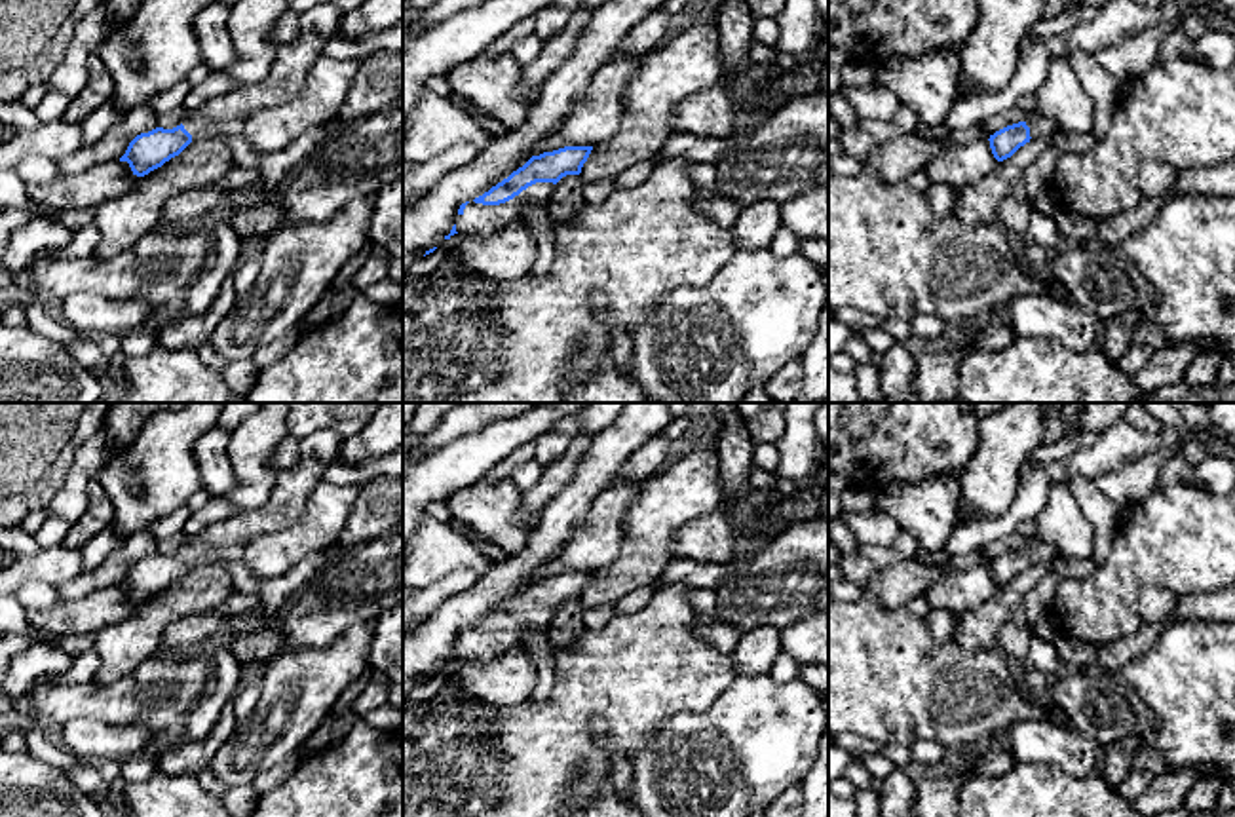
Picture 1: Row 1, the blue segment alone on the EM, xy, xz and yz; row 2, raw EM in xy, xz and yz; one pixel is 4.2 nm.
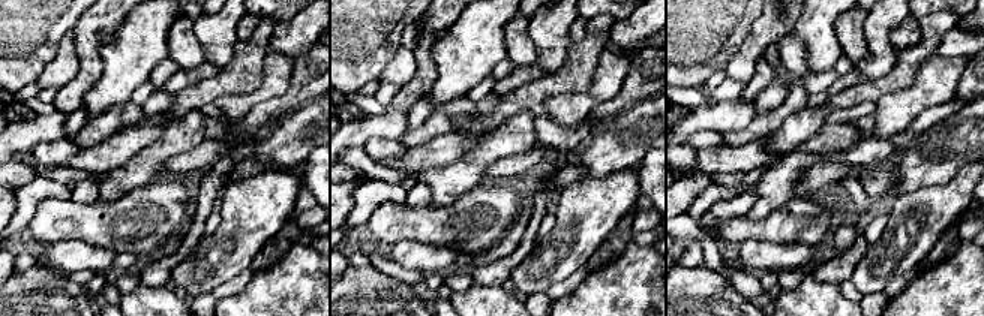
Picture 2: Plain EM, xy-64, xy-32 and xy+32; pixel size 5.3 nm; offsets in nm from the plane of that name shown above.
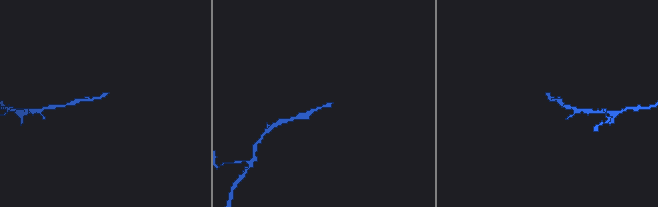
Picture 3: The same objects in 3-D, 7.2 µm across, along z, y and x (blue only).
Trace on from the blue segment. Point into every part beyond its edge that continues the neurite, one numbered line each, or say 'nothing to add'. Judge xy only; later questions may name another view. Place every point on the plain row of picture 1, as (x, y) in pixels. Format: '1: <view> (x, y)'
1: xy (293, 487)

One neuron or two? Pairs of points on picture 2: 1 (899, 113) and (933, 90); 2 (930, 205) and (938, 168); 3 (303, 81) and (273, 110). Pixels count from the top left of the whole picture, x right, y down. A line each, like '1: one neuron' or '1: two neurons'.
1: one neuron
2: two neurons
3: one neuron

